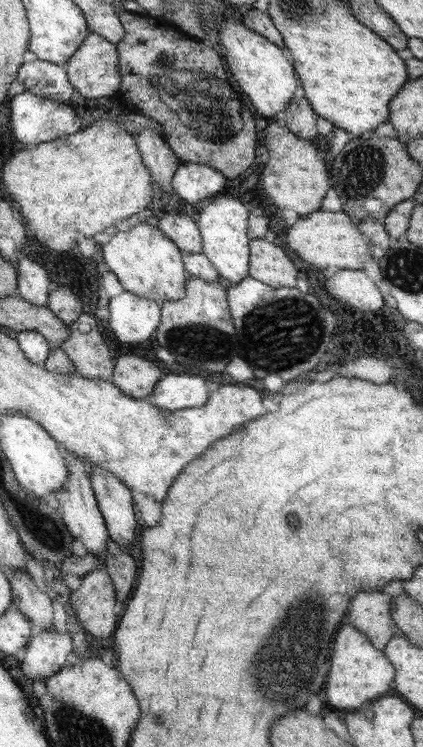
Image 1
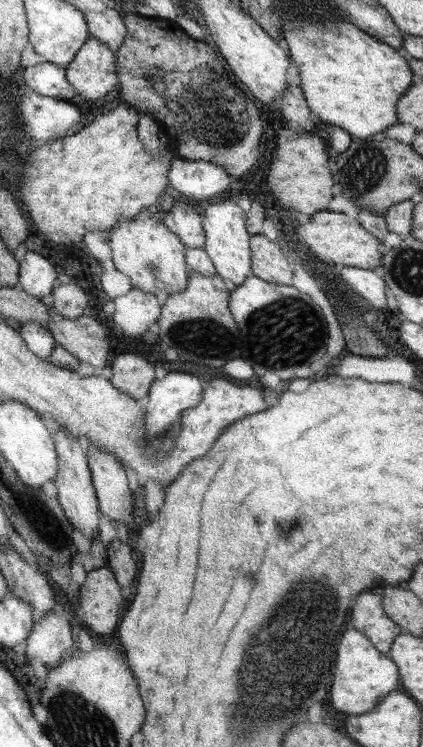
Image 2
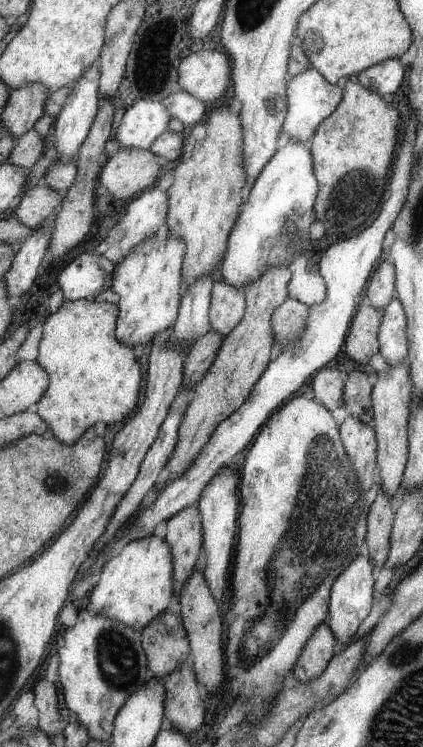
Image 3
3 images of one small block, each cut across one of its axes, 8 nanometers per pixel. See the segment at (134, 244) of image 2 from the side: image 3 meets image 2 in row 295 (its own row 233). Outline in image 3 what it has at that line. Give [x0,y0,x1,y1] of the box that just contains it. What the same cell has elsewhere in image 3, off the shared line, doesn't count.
[111,225,184,347]

